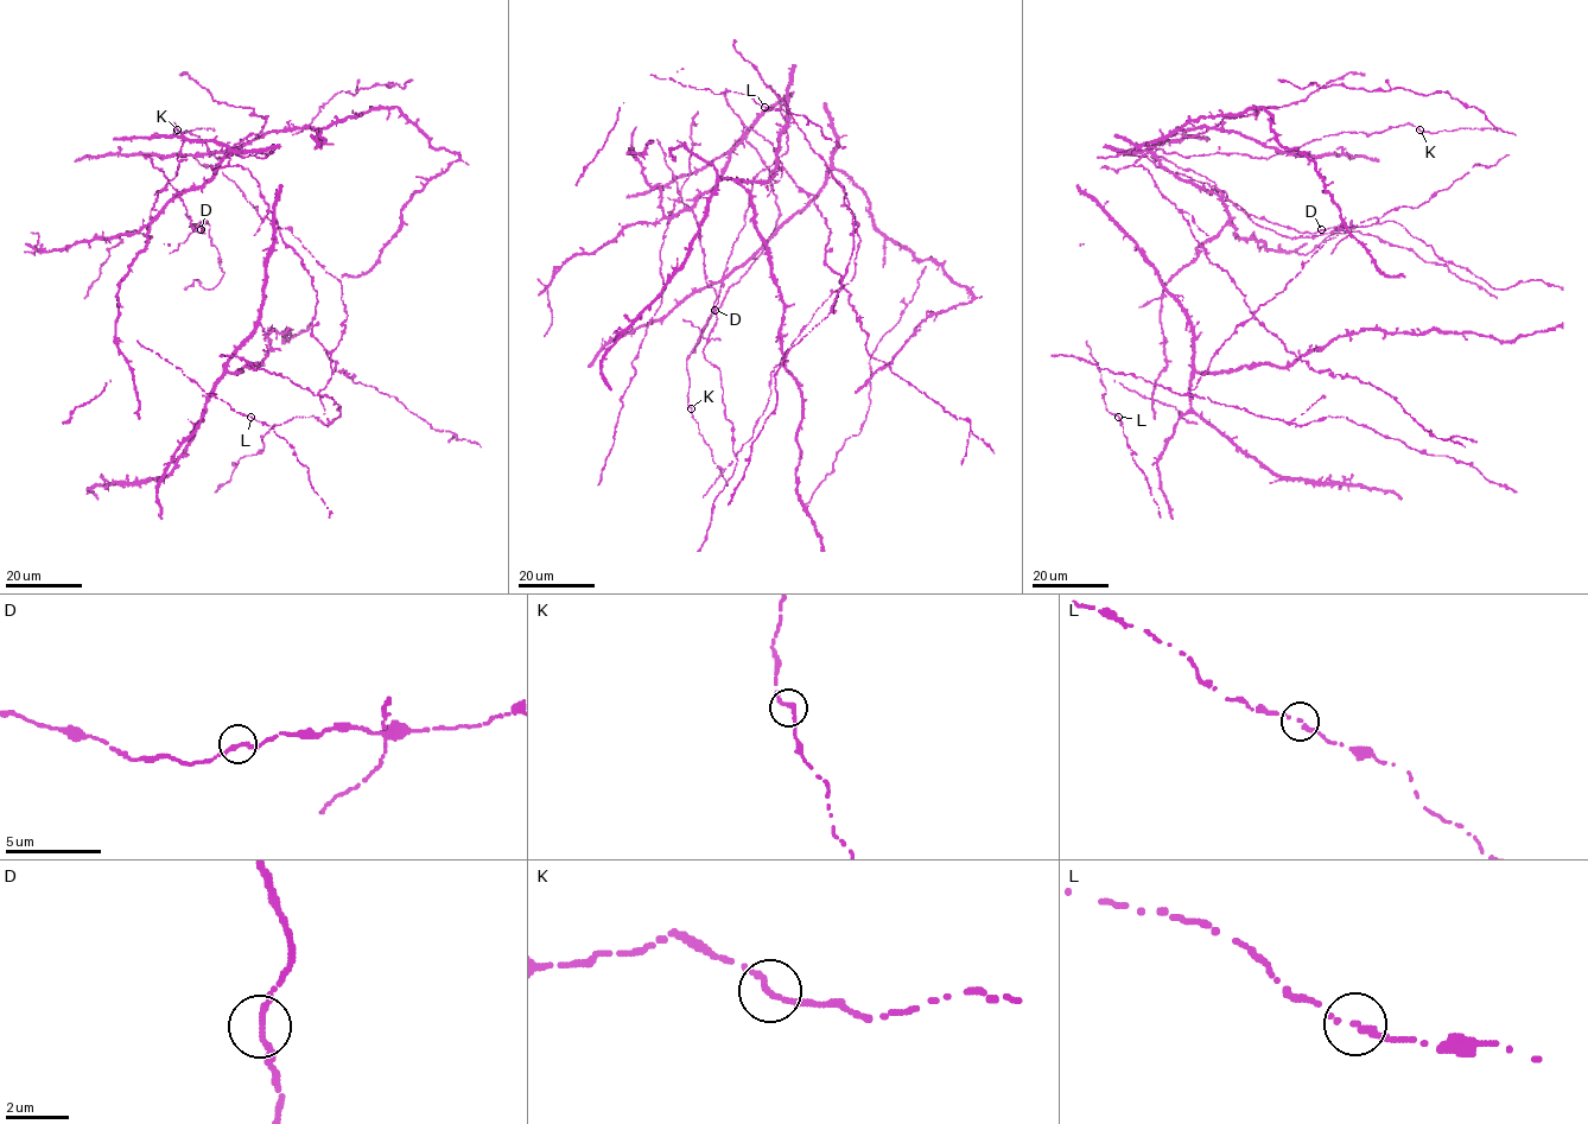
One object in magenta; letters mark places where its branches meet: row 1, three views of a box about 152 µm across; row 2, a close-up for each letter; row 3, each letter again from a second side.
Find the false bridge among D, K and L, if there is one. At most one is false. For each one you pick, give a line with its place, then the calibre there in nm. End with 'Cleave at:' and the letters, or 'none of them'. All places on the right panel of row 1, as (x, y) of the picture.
Cleave at: none of them

